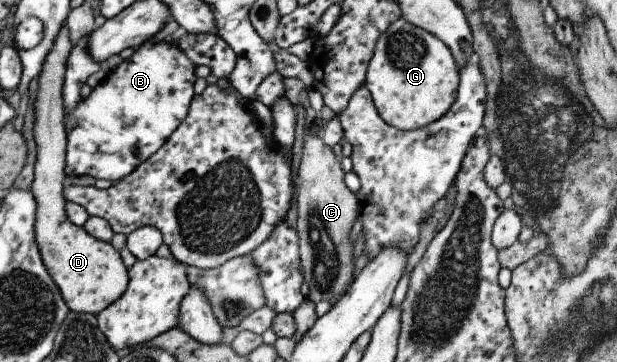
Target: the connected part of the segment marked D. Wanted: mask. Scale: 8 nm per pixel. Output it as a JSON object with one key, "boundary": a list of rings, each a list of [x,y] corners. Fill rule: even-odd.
{"boundary":[[[65,25],[55,36],[49,55],[46,55],[40,74],[37,76],[38,88],[33,109],[35,110],[35,119],[33,124],[33,139],[36,145],[35,165],[33,168],[33,183],[29,191],[33,194],[35,208],[34,238],[37,244],[42,264],[52,279],[55,287],[60,293],[68,310],[93,314],[96,316],[103,311],[108,305],[116,302],[126,290],[128,284],[127,270],[122,264],[120,255],[116,252],[109,242],[102,242],[92,238],[82,227],[76,227],[66,219],[64,209],[64,199],[61,192],[63,189],[62,181],[65,174],[63,173],[65,165],[65,128],[63,125],[63,104],[61,101],[62,81],[65,73],[65,62],[71,51],[71,44],[67,37]]]}

